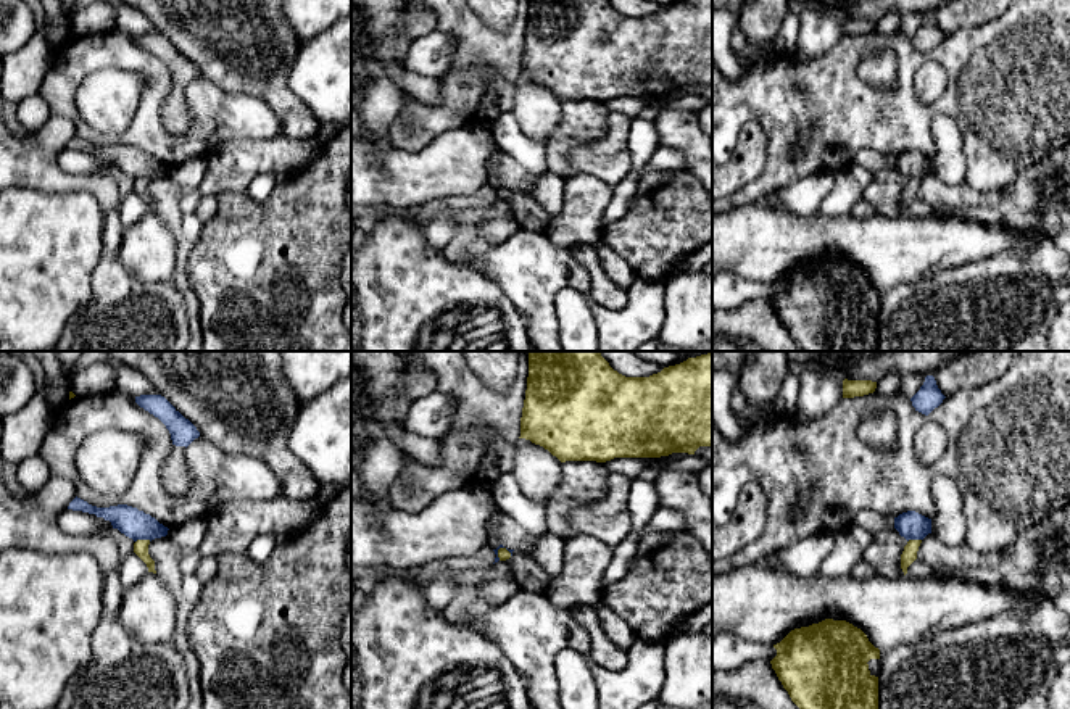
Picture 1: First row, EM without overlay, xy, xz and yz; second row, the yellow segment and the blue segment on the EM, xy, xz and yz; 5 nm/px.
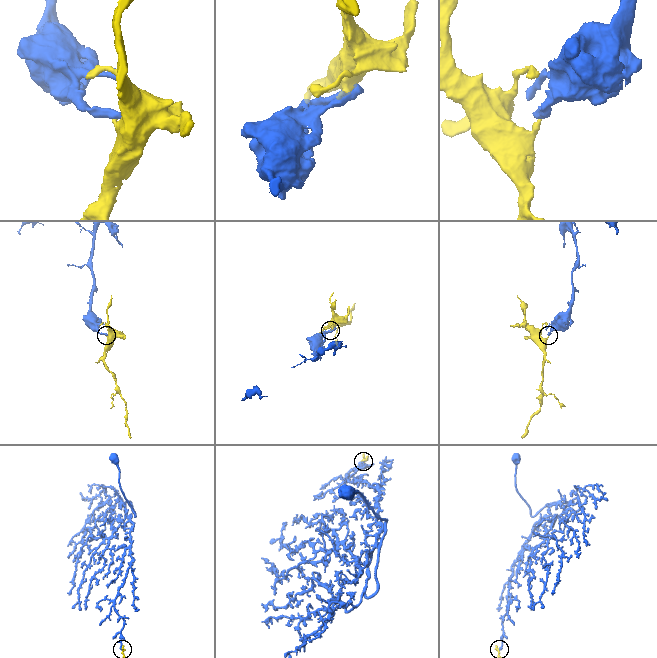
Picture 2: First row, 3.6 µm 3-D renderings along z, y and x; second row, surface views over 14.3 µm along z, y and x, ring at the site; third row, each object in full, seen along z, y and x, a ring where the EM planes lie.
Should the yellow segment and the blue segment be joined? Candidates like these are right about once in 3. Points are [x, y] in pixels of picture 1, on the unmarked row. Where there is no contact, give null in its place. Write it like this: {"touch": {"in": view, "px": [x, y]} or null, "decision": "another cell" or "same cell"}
{"touch": {"in": "xy", "px": [142, 179]}, "decision": "another cell"}

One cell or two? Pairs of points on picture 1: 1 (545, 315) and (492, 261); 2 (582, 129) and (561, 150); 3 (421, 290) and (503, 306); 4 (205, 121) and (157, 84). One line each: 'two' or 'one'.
1: one
2: one
3: one
4: one

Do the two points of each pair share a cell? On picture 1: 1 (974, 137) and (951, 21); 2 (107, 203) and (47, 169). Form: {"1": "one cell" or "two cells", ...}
{"1": "two cells", "2": "one cell"}

